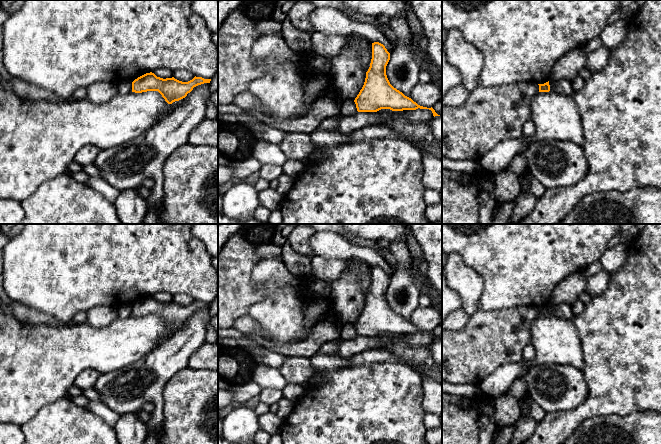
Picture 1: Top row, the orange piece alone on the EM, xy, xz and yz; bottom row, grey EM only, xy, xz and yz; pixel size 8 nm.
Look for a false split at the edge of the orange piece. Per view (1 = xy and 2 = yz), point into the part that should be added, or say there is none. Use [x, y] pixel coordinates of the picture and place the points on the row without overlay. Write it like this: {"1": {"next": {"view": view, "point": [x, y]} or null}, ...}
{"1": {"next": null}, "2": {"next": null}}

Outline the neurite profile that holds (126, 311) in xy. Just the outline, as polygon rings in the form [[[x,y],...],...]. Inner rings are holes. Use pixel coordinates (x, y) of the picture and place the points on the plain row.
[[[123,306],[117,309],[118,311],[118,318],[128,318],[132,316],[132,306]]]

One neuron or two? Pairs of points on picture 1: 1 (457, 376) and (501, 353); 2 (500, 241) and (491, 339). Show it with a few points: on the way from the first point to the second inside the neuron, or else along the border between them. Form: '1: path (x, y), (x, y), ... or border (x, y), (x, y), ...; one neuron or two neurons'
1: path (468, 365), (480, 353), (490, 353); one neuron
2: border (517, 305), (492, 310), (478, 309); two neurons

